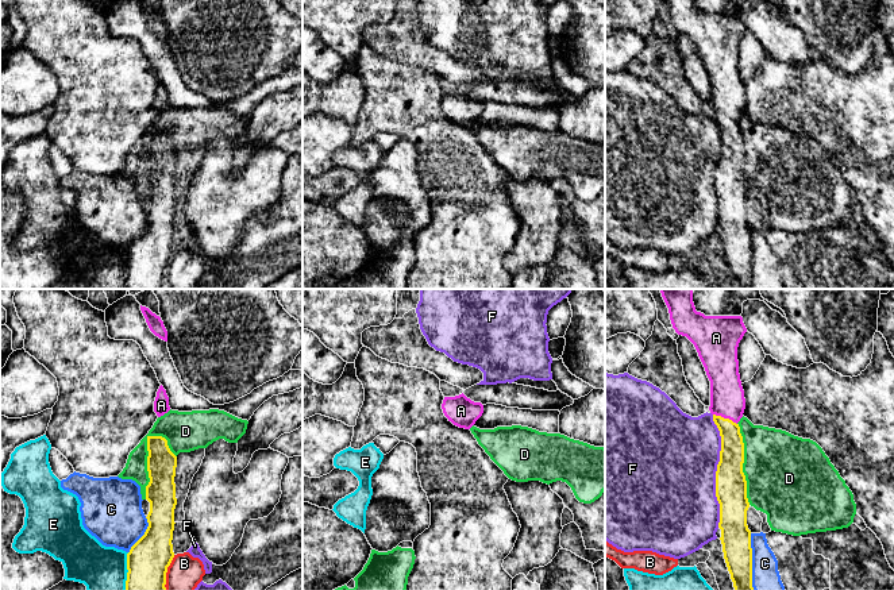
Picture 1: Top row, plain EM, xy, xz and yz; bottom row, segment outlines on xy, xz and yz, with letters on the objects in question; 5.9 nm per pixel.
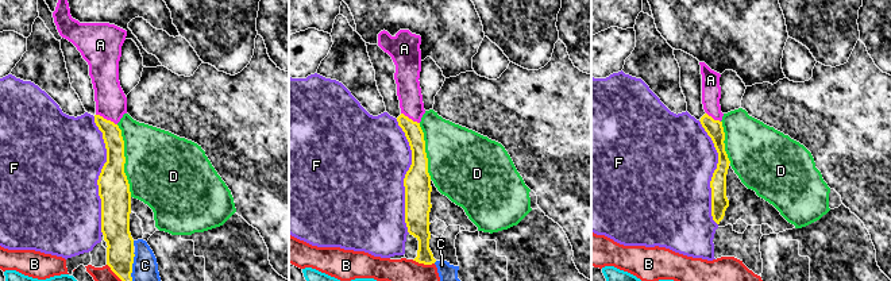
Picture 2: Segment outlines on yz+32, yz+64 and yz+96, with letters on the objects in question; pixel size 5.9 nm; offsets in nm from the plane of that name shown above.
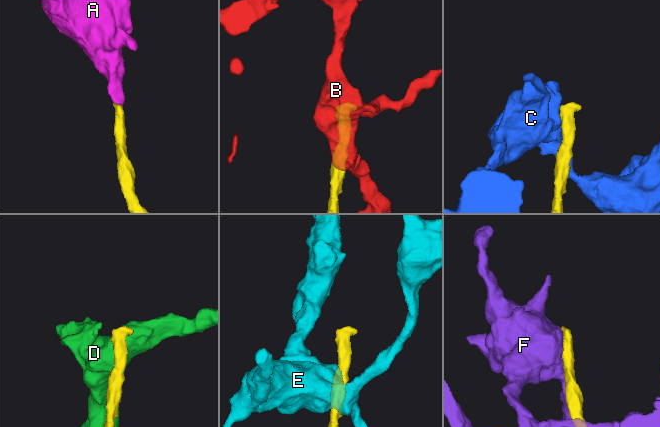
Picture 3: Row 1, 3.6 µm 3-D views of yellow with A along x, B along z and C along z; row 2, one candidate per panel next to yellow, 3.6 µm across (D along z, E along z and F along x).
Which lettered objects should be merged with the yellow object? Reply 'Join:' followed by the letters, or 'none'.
Join: A

